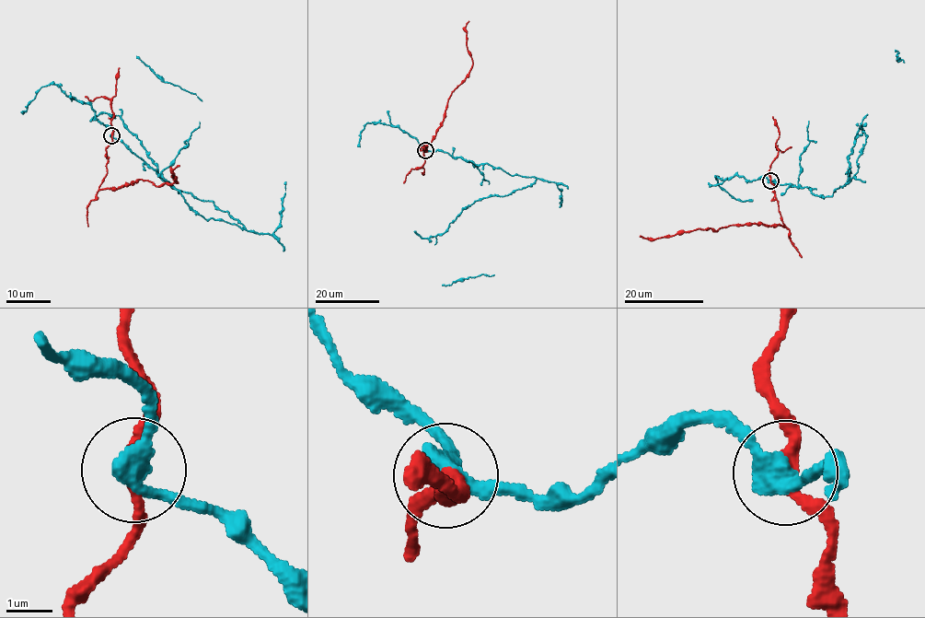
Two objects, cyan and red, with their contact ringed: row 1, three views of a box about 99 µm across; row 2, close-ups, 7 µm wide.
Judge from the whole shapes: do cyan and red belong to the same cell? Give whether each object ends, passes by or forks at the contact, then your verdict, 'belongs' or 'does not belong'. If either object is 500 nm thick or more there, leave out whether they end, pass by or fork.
cyan passes by; red passes by; does not belong

